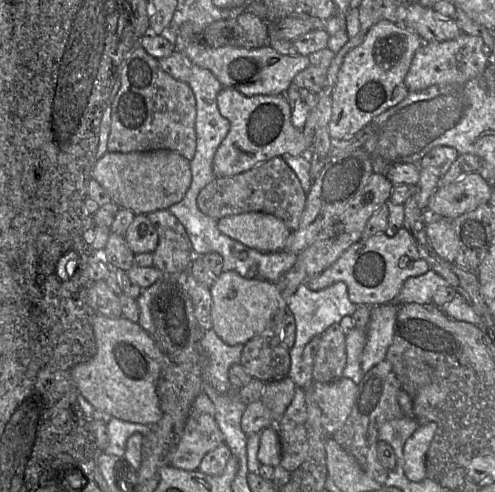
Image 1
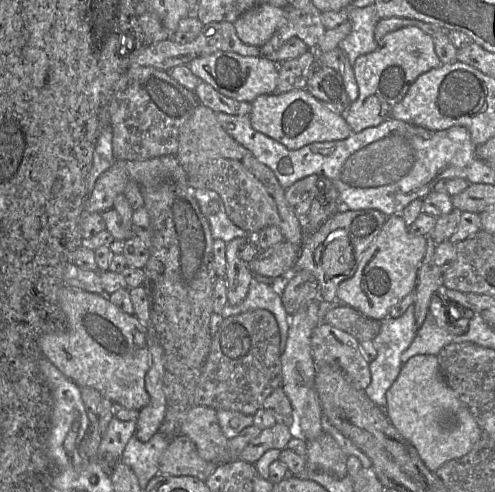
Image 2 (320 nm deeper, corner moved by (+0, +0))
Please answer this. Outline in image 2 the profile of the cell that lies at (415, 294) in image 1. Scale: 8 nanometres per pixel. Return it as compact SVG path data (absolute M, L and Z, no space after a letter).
M411 305L401 317L396 319L385 318L381 320L380 332L373 339L373 345L377 351L377 356L375 360L369 363L371 382L364 392L374 404L385 410L385 412L387 406L386 393L401 371L403 366L401 355L412 343L417 330L414 305Z

